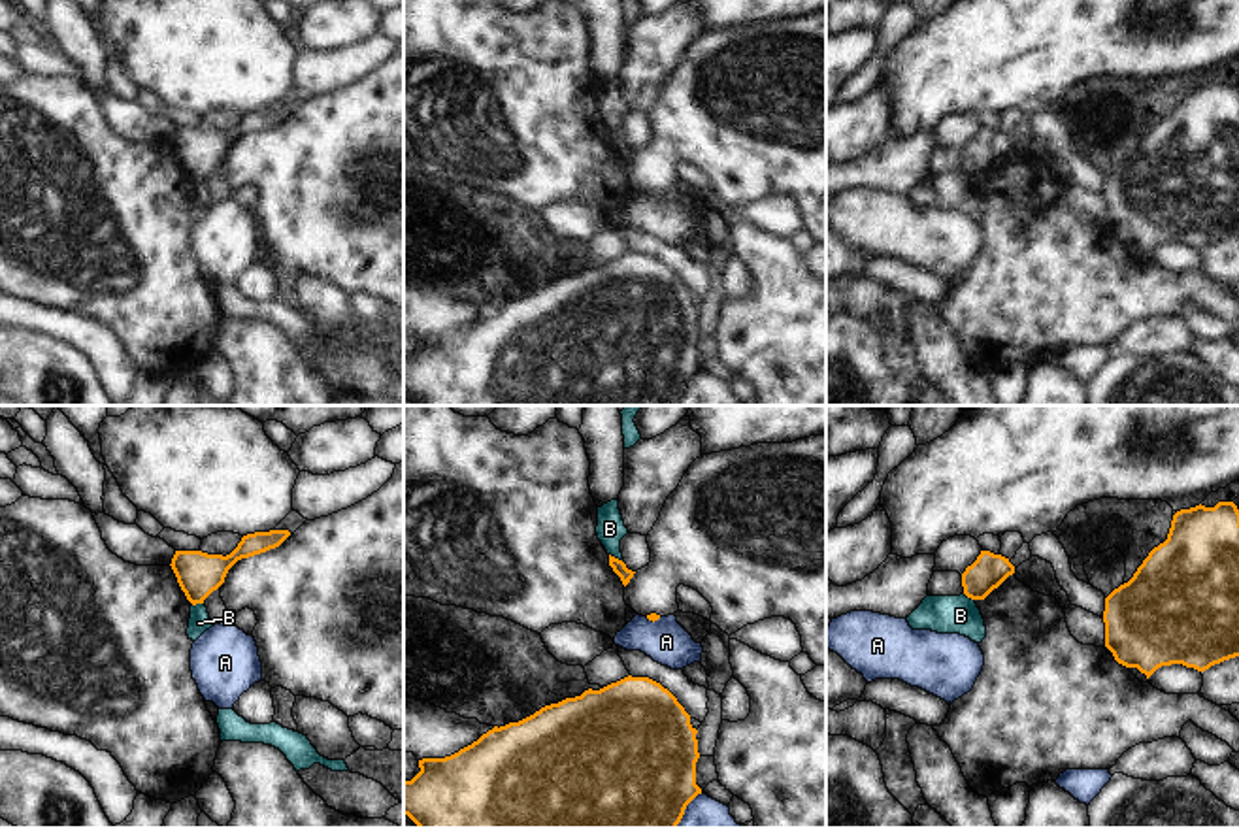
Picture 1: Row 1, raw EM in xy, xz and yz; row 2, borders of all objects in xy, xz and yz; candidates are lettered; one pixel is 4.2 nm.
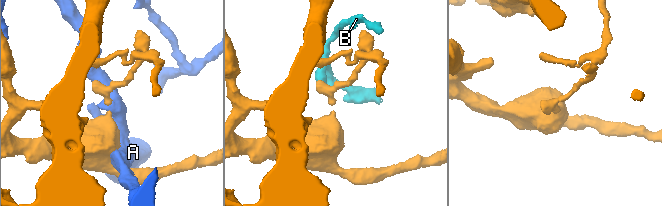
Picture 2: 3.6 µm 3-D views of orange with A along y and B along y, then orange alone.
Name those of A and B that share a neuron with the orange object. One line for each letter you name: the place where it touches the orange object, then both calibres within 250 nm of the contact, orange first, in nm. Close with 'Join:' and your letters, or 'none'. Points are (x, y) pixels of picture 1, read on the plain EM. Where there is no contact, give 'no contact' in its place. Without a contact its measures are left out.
Join: none

